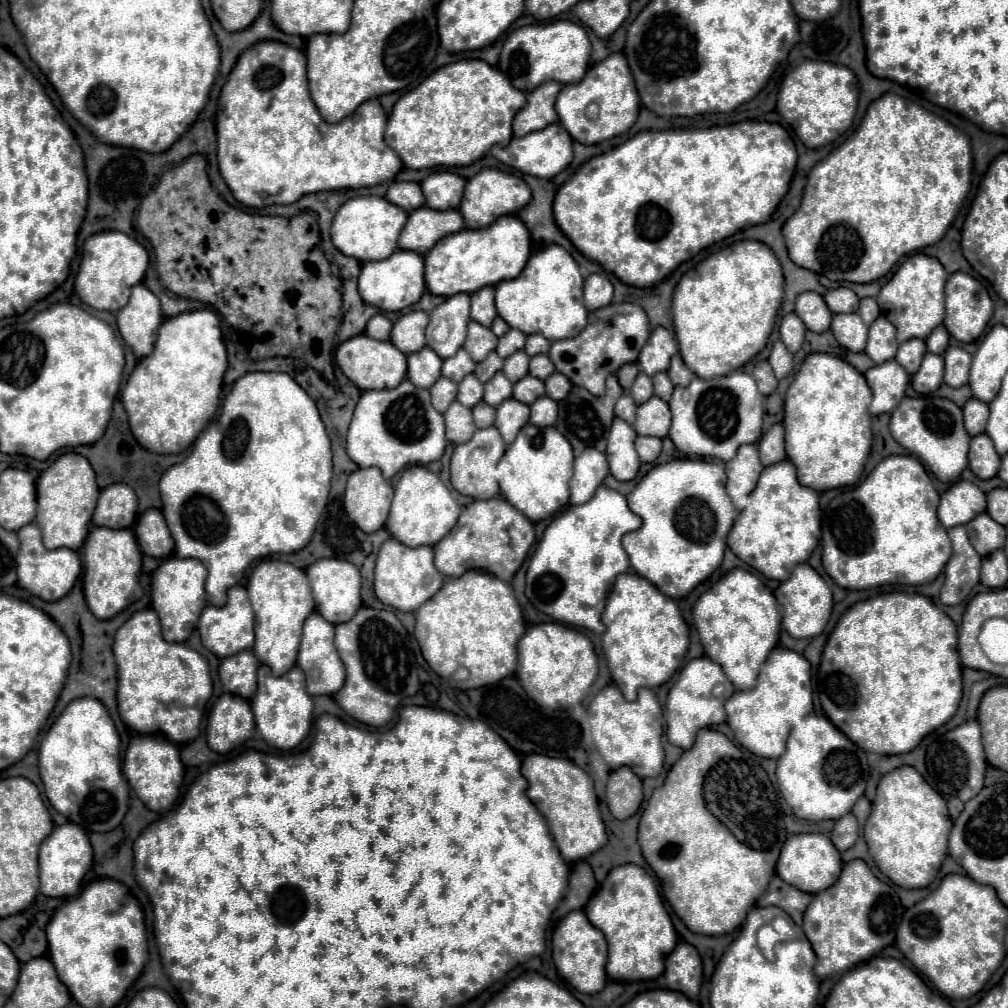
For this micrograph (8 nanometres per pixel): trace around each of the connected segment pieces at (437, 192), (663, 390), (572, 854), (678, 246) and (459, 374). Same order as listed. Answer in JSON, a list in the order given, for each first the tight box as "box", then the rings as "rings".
[{"box":[421,171,465,209],"rings":[[[437,171],[421,181],[421,189],[429,207],[459,209],[465,179],[449,171]]]},{"box":[653,373,675,401],"rings":[[[667,373],[655,375],[655,377],[653,377],[653,385],[655,385],[655,395],[657,395],[659,399],[665,399],[665,401],[669,401],[669,399],[671,399],[675,385],[673,385],[673,383],[671,383],[671,379],[667,377]]]},{"box":[521,755,607,861],"rings":[[[527,755],[521,767],[523,777],[529,781],[527,797],[543,813],[555,843],[565,861],[587,859],[607,843],[605,825],[599,813],[593,779],[575,763],[567,759],[553,759],[547,755]]]},{"box":[553,121,795,287],"rings":[[[743,121],[709,129],[641,131],[623,145],[583,163],[557,191],[553,213],[559,229],[587,259],[605,265],[631,287],[651,287],[671,275],[691,253],[743,227],[767,223],[789,189],[795,163],[795,143],[779,123]]]},{"box":[441,349,475,383],"rings":[[[459,349],[453,357],[443,361],[441,375],[447,377],[447,379],[453,379],[455,383],[459,383],[465,375],[473,373],[473,367],[475,367],[475,361],[469,357],[469,353],[465,349]]]}]

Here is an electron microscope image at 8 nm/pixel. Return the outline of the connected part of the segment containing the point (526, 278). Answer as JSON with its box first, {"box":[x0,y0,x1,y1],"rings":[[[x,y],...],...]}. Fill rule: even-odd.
{"box":[495,245,587,341],"rings":[[[547,245],[533,253],[519,277],[495,285],[497,313],[509,327],[525,335],[541,333],[549,341],[569,339],[585,327],[587,309],[583,305],[583,277],[577,263],[561,245]]]}

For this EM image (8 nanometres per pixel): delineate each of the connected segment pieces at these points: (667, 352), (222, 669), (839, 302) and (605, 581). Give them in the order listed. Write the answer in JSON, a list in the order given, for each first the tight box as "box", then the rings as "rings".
[{"box":[637,327,679,377],"rings":[[[657,327],[657,329],[651,333],[649,343],[641,349],[641,355],[639,355],[637,365],[639,365],[649,377],[653,377],[655,373],[667,371],[671,357],[677,355],[677,353],[679,353],[679,347],[677,347],[675,337],[673,337],[667,329]]]},{"box":[219,651,259,699],"rings":[[[241,651],[223,659],[219,665],[219,679],[223,689],[243,699],[251,699],[257,689],[257,667],[259,661],[251,651]]]},{"box":[825,287,859,313],"rings":[[[837,287],[827,291],[825,303],[833,313],[849,313],[849,311],[855,313],[859,307],[859,297],[847,287]]]},{"box":[525,485,641,635],"rings":[[[601,485],[587,503],[571,505],[567,511],[555,517],[545,529],[527,567],[527,587],[525,587],[527,599],[539,611],[547,613],[559,623],[573,625],[573,627],[585,627],[601,635],[605,631],[605,625],[601,623],[601,611],[605,609],[605,599],[609,595],[609,583],[615,583],[615,577],[619,573],[629,571],[629,557],[621,545],[621,537],[639,527],[641,527],[641,517],[629,509],[627,499],[621,493]]]}]

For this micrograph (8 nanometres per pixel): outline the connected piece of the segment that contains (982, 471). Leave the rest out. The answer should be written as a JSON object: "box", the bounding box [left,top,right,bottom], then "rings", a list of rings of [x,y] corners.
{"box":[969,433,1001,479],"rings":[[[983,433],[971,439],[969,447],[969,469],[979,477],[979,479],[991,479],[999,471],[1001,457],[997,455],[993,441]]]}

